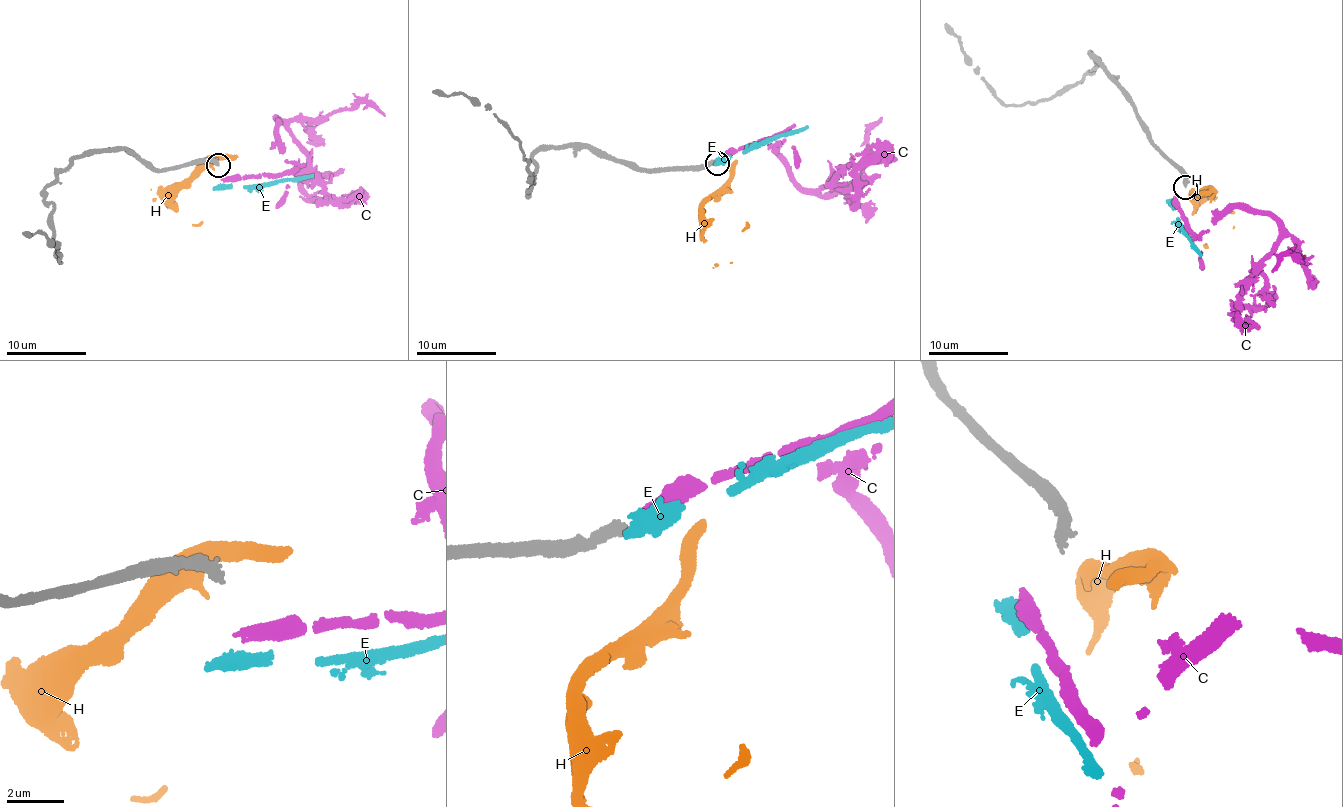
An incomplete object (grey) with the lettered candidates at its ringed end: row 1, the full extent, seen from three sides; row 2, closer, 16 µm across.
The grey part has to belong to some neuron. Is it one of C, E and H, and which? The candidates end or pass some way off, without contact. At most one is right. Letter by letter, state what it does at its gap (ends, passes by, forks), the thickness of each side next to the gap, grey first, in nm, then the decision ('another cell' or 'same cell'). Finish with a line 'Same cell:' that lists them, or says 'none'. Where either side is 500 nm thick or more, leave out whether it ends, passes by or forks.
C: it ends there; 320 nm thick on the grey side, 400 nm on the other; another cell
E: 320 nm thick on the grey side, 650 nm on the other; another cell
H: 320 nm thick on the grey side, 600 nm on the other; another cell
Same cell: none

